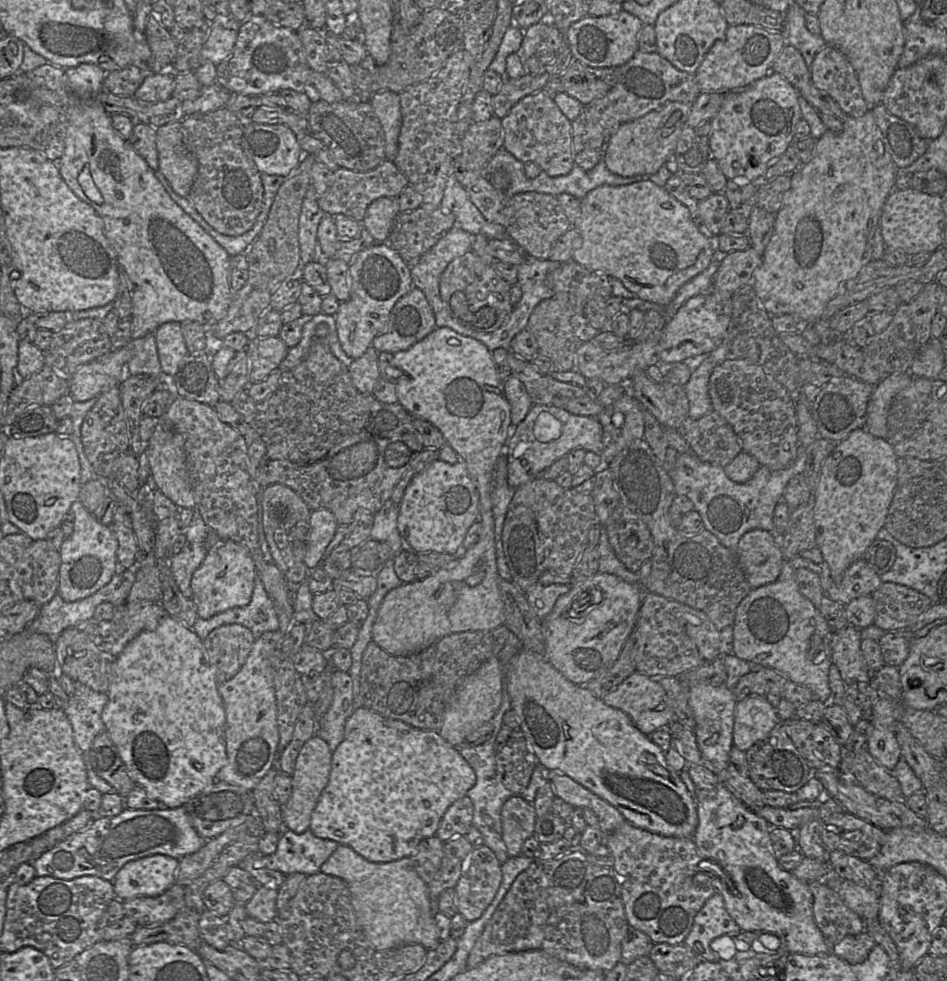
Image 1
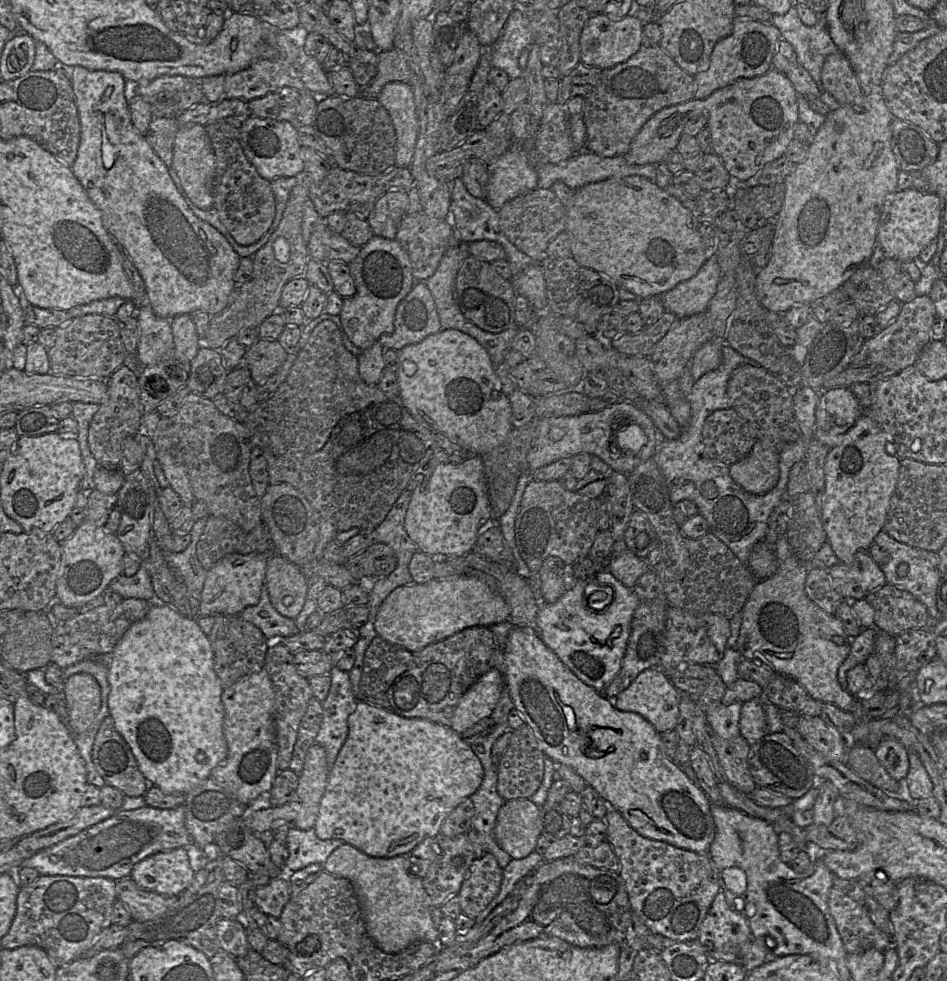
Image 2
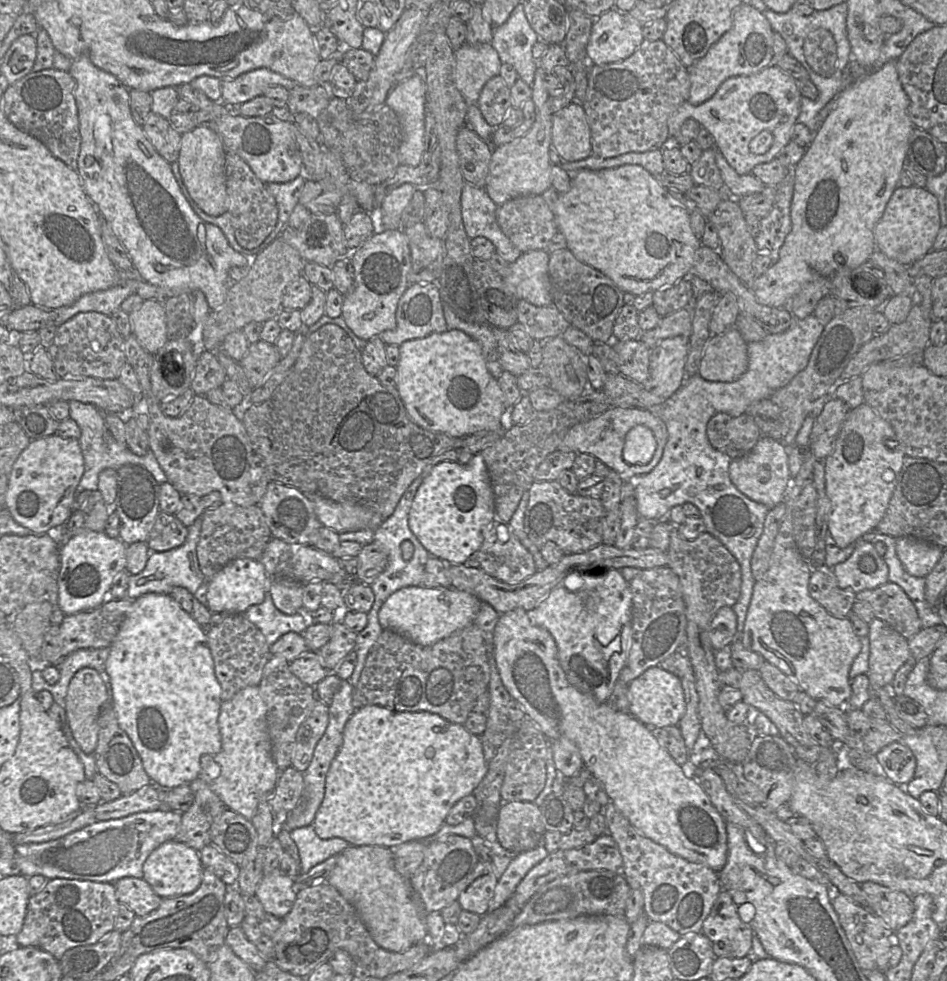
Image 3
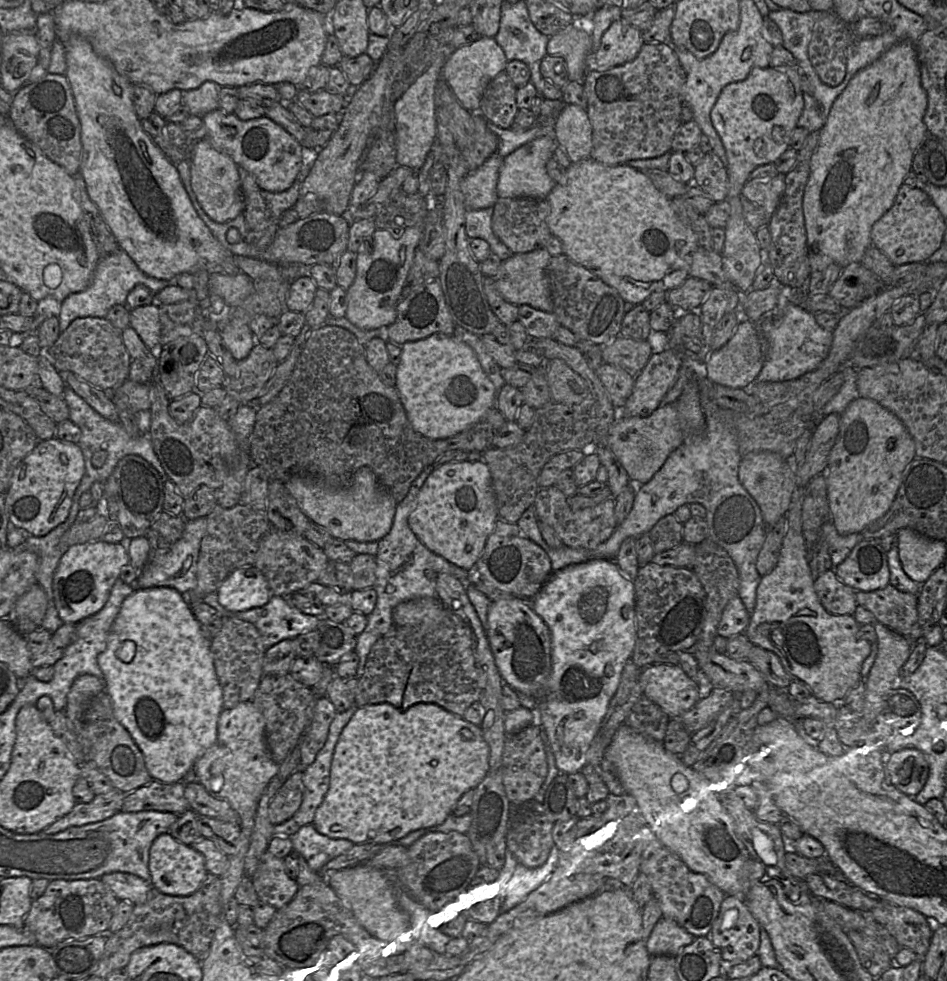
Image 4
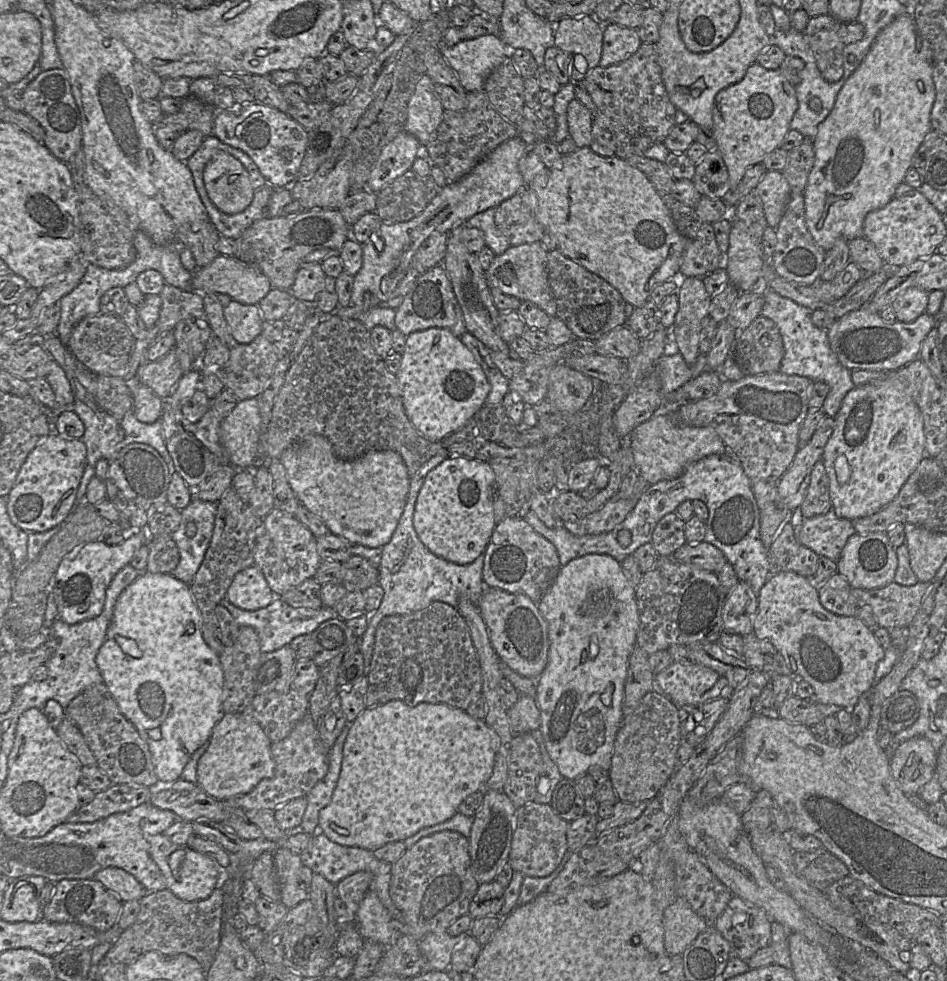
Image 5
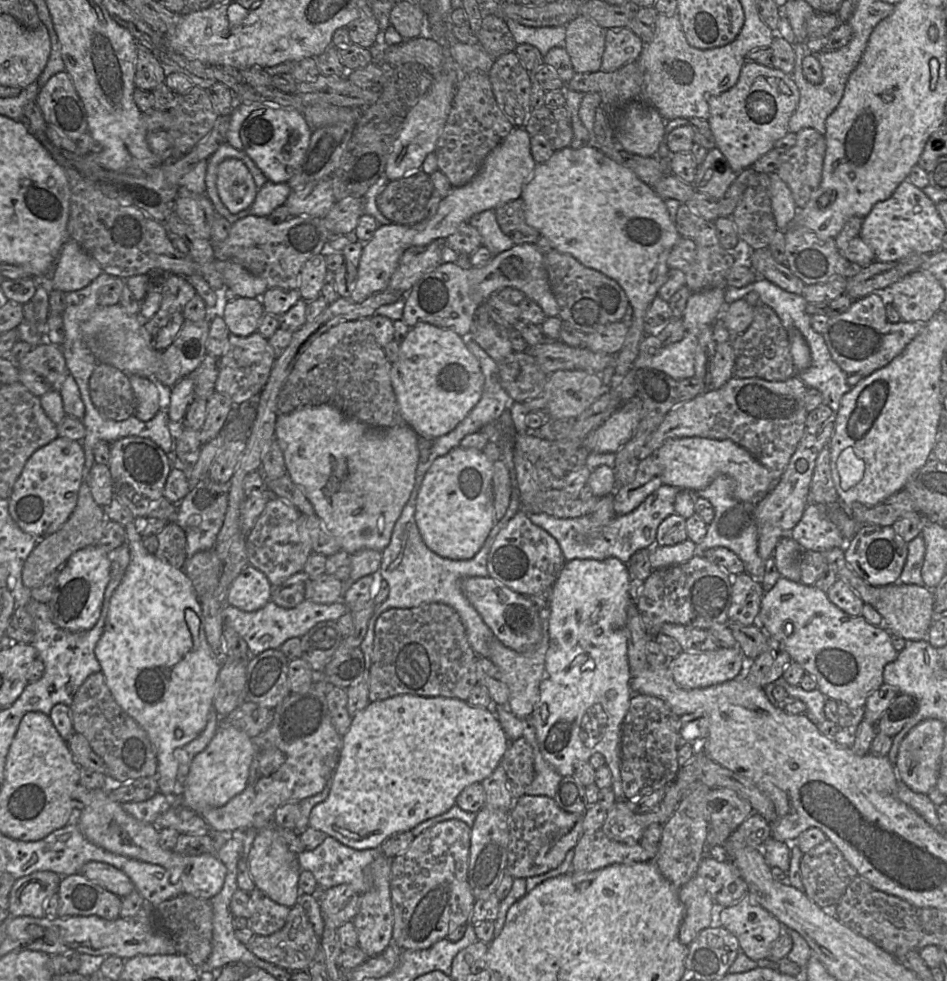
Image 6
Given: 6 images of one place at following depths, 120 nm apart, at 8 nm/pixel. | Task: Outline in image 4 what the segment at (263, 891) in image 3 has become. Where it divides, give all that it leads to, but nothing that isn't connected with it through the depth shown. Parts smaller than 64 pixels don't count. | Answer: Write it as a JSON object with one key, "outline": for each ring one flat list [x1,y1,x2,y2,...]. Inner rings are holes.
{"outline":[[268,850,262,856,252,881,260,903,273,906,277,910,287,906,302,889,288,875,284,859,275,857]]}

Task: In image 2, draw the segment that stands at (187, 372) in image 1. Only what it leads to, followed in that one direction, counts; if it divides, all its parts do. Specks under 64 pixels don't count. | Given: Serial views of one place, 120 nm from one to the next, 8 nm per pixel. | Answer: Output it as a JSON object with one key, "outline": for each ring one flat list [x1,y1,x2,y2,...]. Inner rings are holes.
{"outline":[[200,347,190,362,185,383,189,393,205,399,222,394,227,370,223,367,219,350]]}

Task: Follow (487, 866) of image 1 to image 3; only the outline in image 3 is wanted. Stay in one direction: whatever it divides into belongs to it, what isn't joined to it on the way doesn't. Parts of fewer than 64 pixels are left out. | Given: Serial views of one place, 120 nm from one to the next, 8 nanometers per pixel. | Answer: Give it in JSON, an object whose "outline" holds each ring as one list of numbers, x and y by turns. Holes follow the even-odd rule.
{"outline":[[479,861,470,876,470,883,459,895,457,902,462,910,483,916,495,892,498,879,492,862]]}

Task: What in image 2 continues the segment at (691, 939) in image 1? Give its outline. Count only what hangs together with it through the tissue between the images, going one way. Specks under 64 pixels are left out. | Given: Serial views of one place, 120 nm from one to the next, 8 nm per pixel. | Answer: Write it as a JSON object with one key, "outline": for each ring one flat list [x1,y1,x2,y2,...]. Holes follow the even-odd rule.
{"outline":[[720,891,701,924,697,939,710,961,740,964,740,950,751,934,746,918,729,907,723,891]]}

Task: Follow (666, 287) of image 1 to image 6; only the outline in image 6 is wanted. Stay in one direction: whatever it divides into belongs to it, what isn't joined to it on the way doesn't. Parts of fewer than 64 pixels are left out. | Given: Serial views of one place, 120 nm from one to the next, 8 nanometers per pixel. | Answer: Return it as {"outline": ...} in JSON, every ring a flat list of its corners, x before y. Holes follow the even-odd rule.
{"outline":[[588,145,578,149,565,147,554,151,550,159,536,164,532,176,523,187,525,219,529,226,539,231,552,245,552,249,573,256,588,268,597,270,615,280,625,291,633,315,624,345,615,356,615,373,611,378,613,386,623,379,638,357,639,345,646,336,644,317,658,290,665,283,669,267,668,256,681,237,668,209,654,189,644,183,630,169,623,167,606,156,601,150]]}

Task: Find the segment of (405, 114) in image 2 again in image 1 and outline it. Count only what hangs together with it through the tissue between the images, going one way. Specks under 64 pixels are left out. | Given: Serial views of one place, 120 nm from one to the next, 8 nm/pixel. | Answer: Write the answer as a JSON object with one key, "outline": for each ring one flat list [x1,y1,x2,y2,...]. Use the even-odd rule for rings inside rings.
{"outline":[[380,91,372,96,369,103,384,131,386,160,393,162,398,153,402,126,399,94,392,91]]}

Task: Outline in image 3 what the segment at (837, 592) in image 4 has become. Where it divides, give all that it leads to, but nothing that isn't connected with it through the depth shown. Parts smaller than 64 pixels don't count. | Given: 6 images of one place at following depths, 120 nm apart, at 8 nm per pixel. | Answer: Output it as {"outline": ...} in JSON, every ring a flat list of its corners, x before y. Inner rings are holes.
{"outline":[[823,565,812,569,809,580,809,594,830,615,837,619,848,618,856,593,838,585,833,569]]}

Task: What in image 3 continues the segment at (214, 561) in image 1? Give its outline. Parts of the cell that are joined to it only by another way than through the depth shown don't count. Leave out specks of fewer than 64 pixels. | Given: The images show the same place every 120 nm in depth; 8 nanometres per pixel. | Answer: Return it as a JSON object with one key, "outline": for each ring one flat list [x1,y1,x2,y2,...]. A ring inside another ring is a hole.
{"outline":[[237,558,227,563,207,584,207,607,212,613,243,614,250,606,264,601,270,577,258,559]]}

